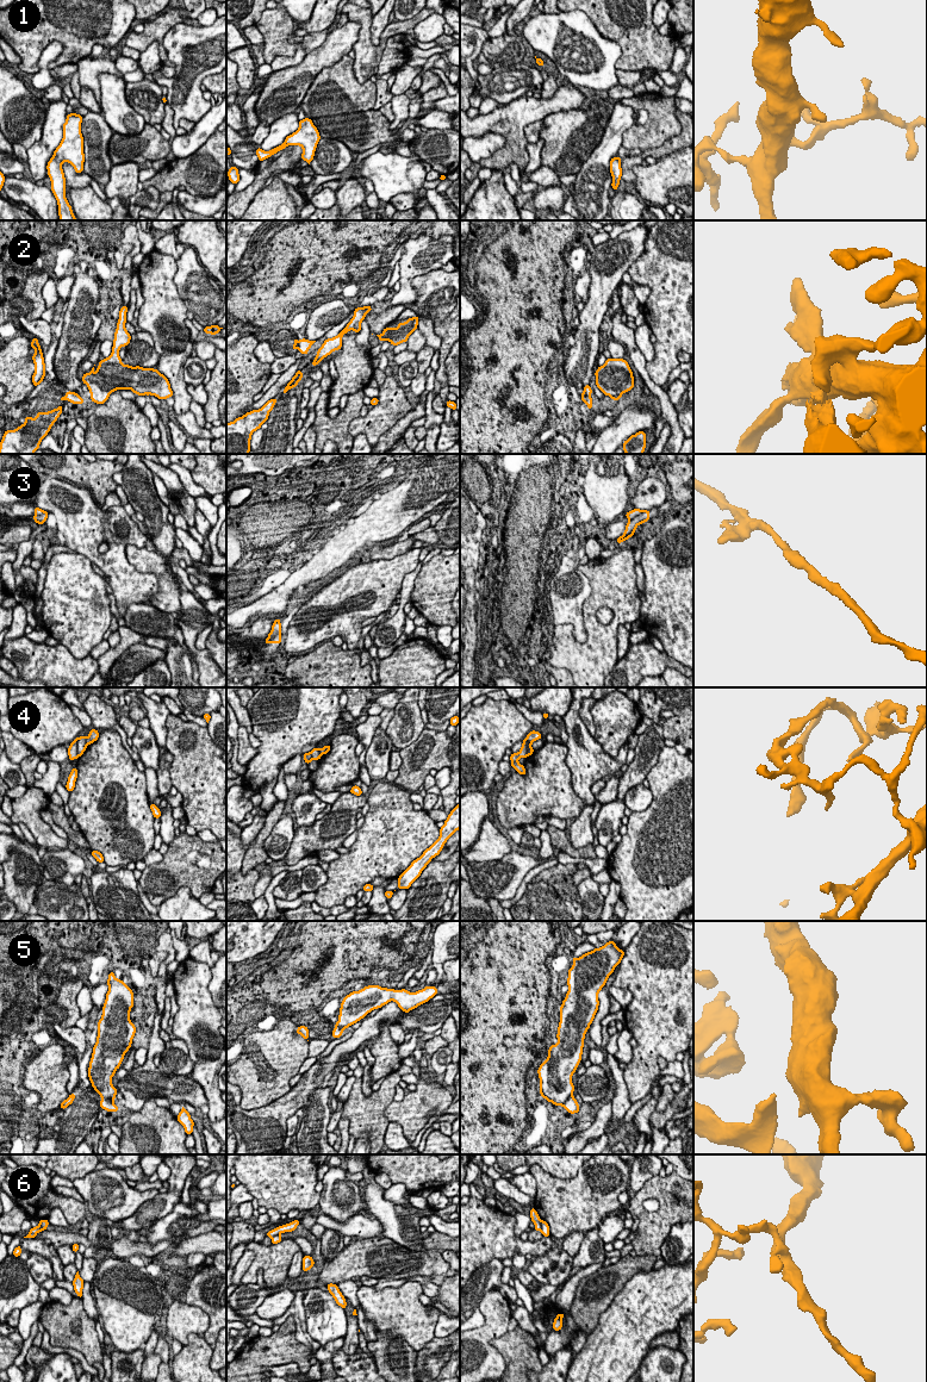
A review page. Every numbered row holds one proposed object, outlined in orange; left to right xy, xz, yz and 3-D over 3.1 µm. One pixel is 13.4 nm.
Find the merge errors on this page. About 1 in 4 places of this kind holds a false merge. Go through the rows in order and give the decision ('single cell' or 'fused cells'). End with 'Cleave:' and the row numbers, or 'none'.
1: fused cells
2: fused cells
3: fused cells
4: fused cells
5: single cell
6: fused cells
Cleave: 1, 2, 3, 4, 6

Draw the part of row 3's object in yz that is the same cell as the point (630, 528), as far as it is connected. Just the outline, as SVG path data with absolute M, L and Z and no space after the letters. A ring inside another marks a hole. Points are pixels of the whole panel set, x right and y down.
M646 510L642 513L640 513L639 516L636 516L635 518L633 518L632 521L629 521L626 525L626 530L624 530L623 535L617 537L616 542L622 543L623 541L632 537L634 535L634 533L636 531L636 527L639 524L643 524L648 519L651 519L649 518L649 510Z

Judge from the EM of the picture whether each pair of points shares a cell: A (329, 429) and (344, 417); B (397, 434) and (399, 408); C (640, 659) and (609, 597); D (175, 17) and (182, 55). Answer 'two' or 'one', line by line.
A: one
B: two
C: two
D: two

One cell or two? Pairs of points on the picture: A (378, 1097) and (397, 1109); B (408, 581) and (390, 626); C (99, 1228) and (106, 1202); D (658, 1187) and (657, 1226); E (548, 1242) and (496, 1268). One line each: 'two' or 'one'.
A: two
B: one
C: two
D: one
E: two

